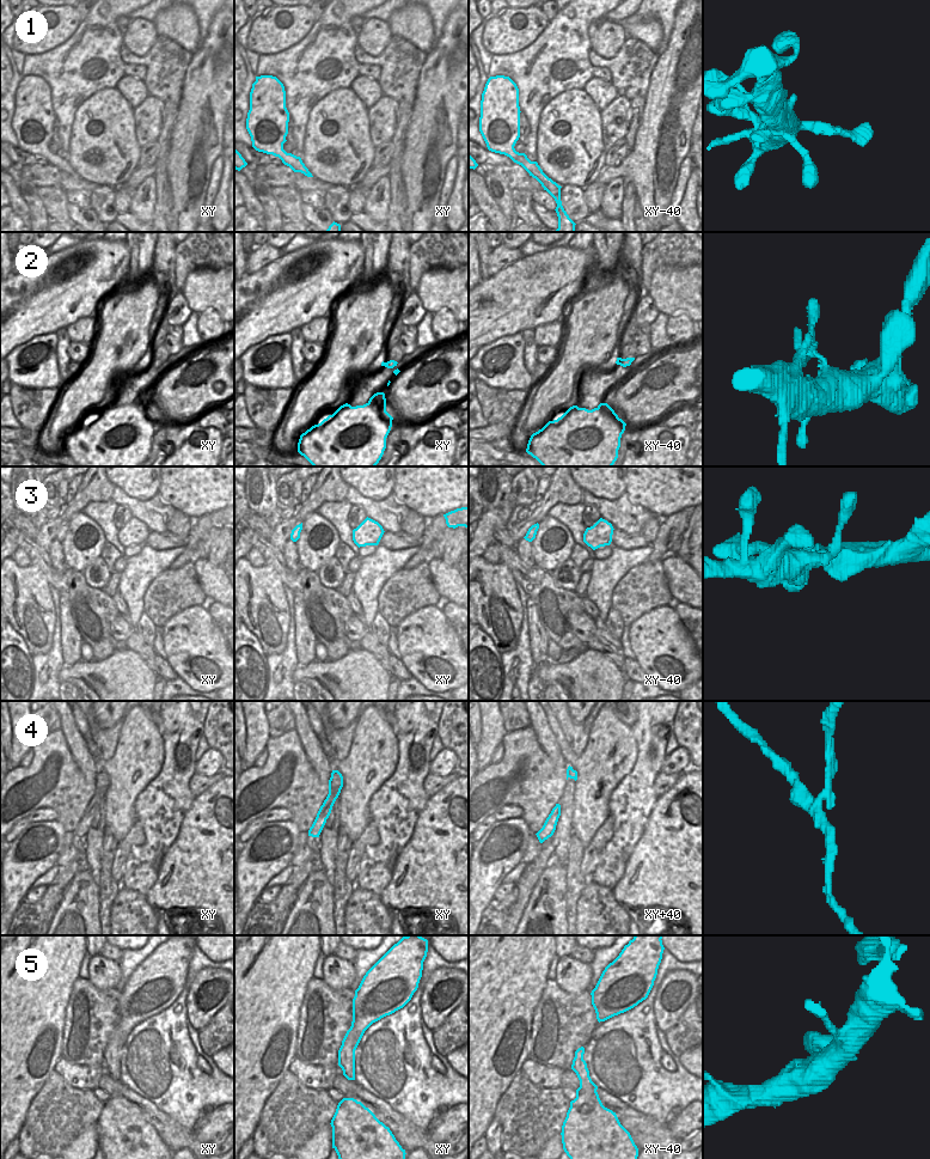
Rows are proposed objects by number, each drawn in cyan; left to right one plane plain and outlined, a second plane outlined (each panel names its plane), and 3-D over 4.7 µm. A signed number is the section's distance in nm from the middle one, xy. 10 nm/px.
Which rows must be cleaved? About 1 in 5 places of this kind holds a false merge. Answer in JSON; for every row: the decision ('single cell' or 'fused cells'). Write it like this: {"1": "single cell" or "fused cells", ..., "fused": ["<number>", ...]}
{"1": "single cell", "2": "single cell", "3": "single cell", "4": "fused cells", "5": "single cell", "fused": ["4"]}

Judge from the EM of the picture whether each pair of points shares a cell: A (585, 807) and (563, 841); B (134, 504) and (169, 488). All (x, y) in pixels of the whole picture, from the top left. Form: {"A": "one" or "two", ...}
{"A": "two", "B": "two"}

